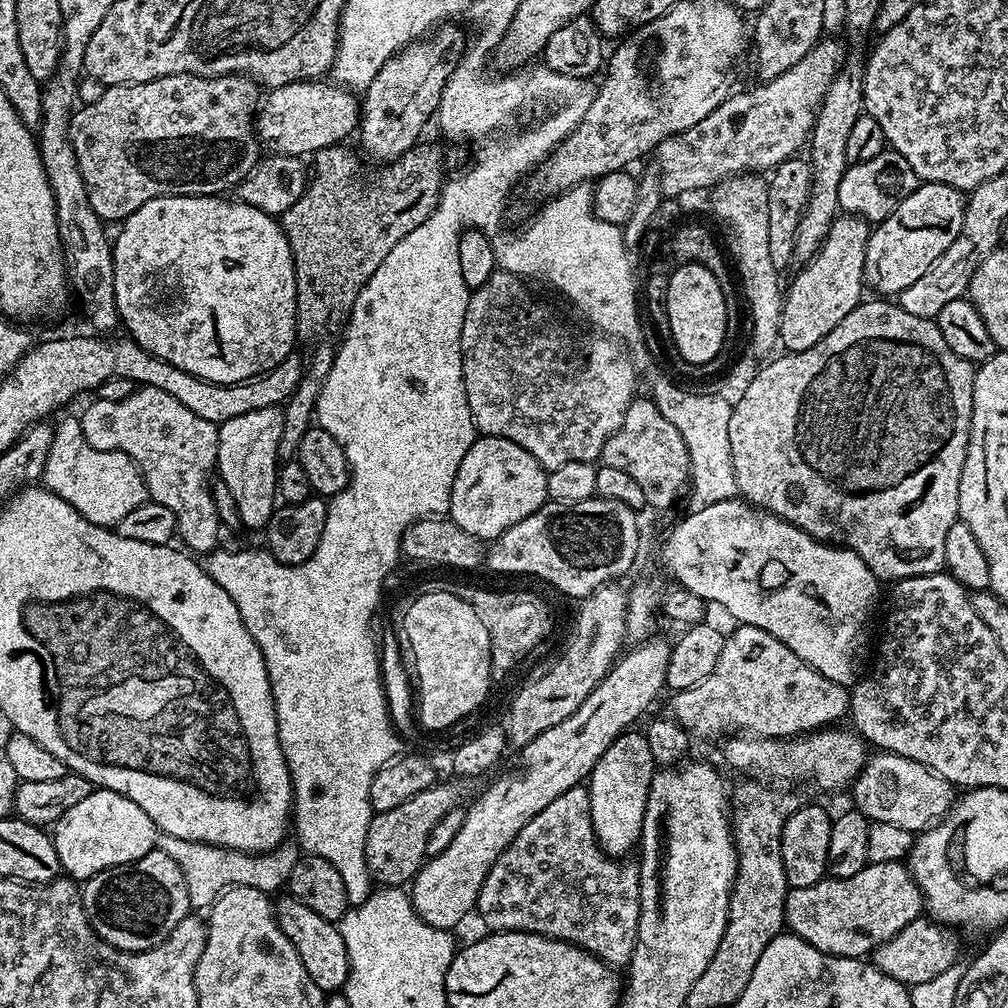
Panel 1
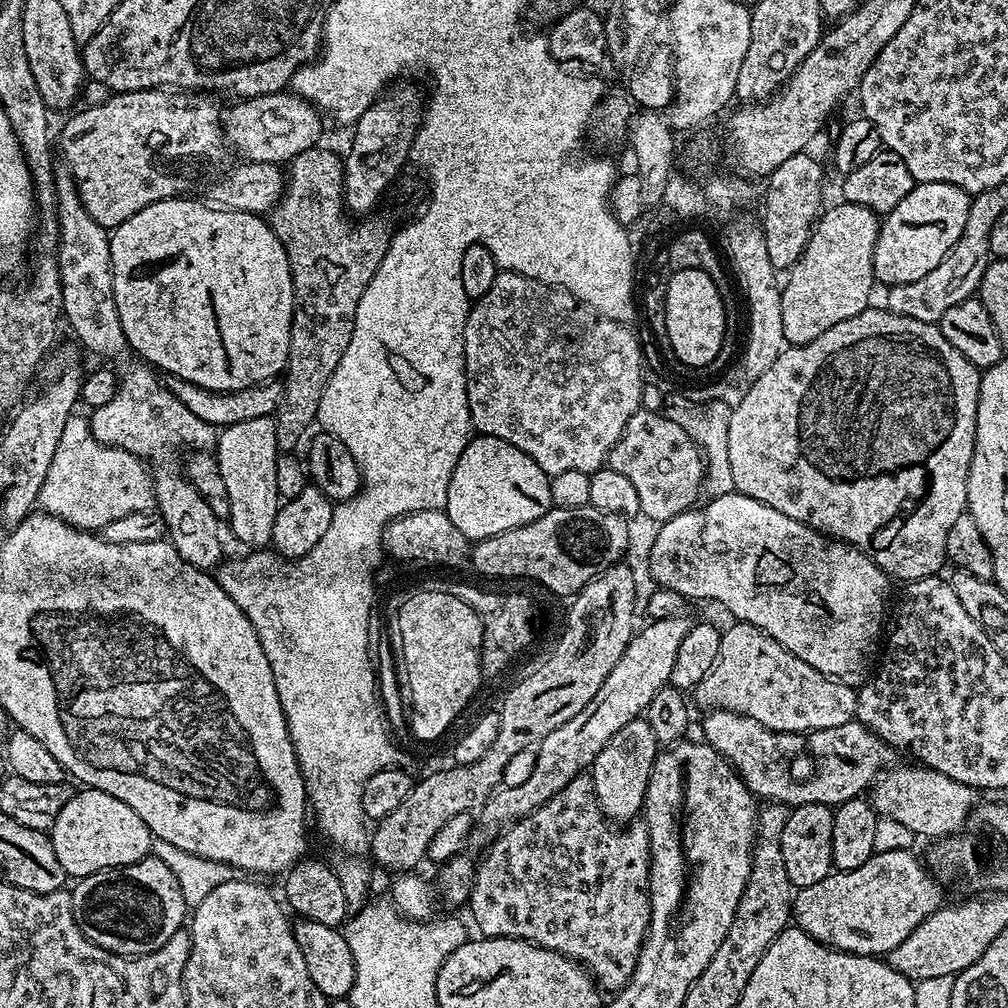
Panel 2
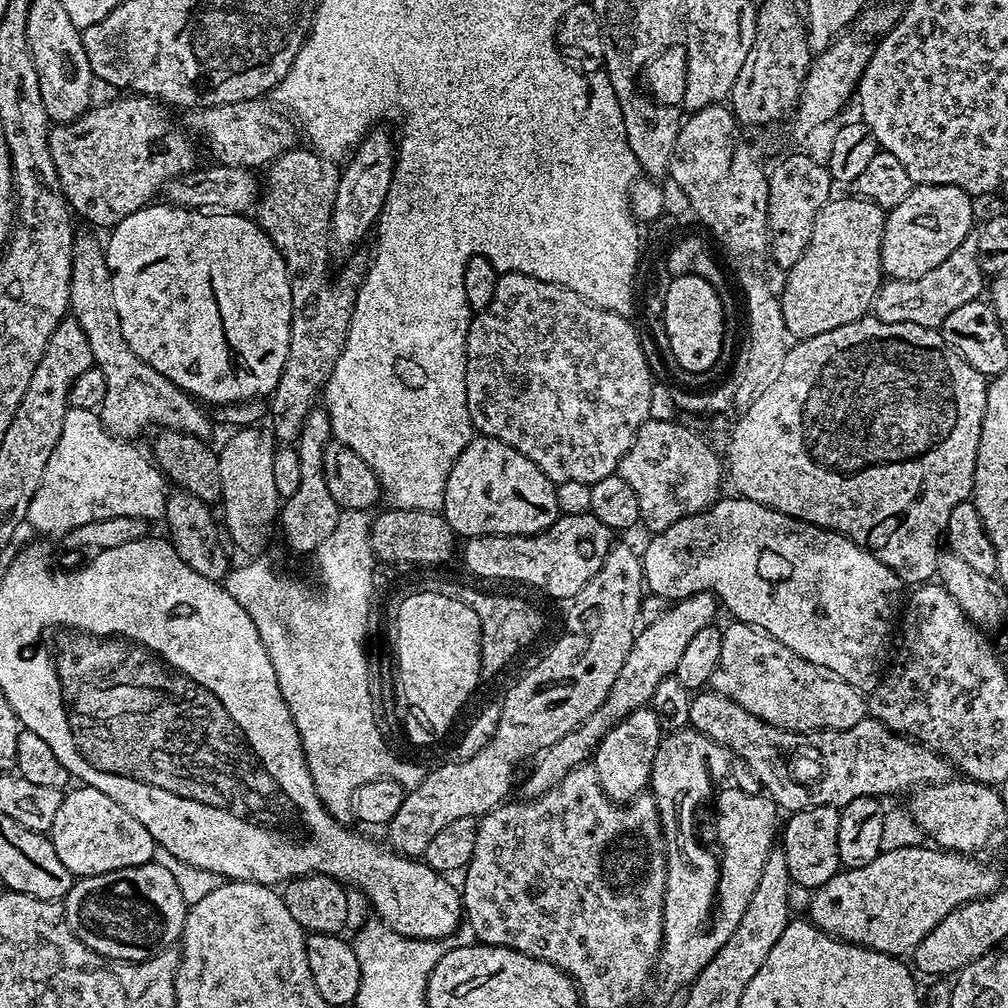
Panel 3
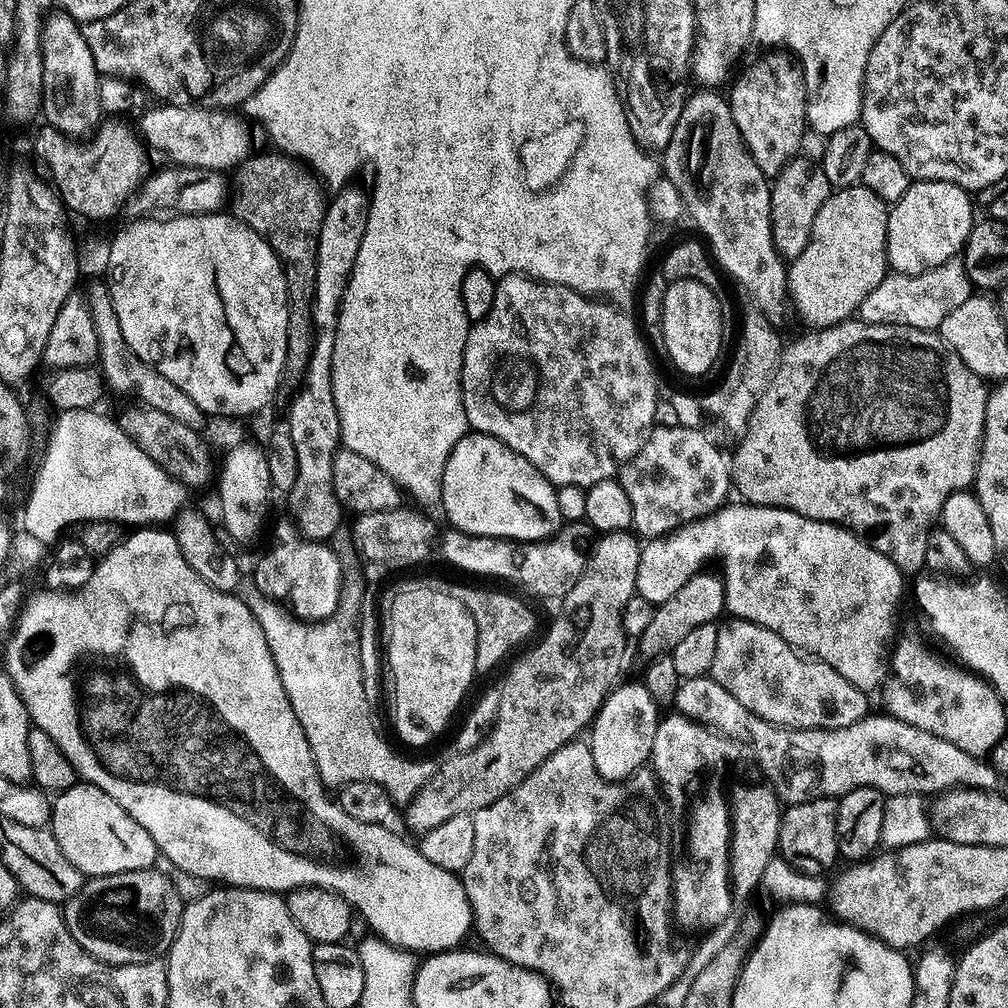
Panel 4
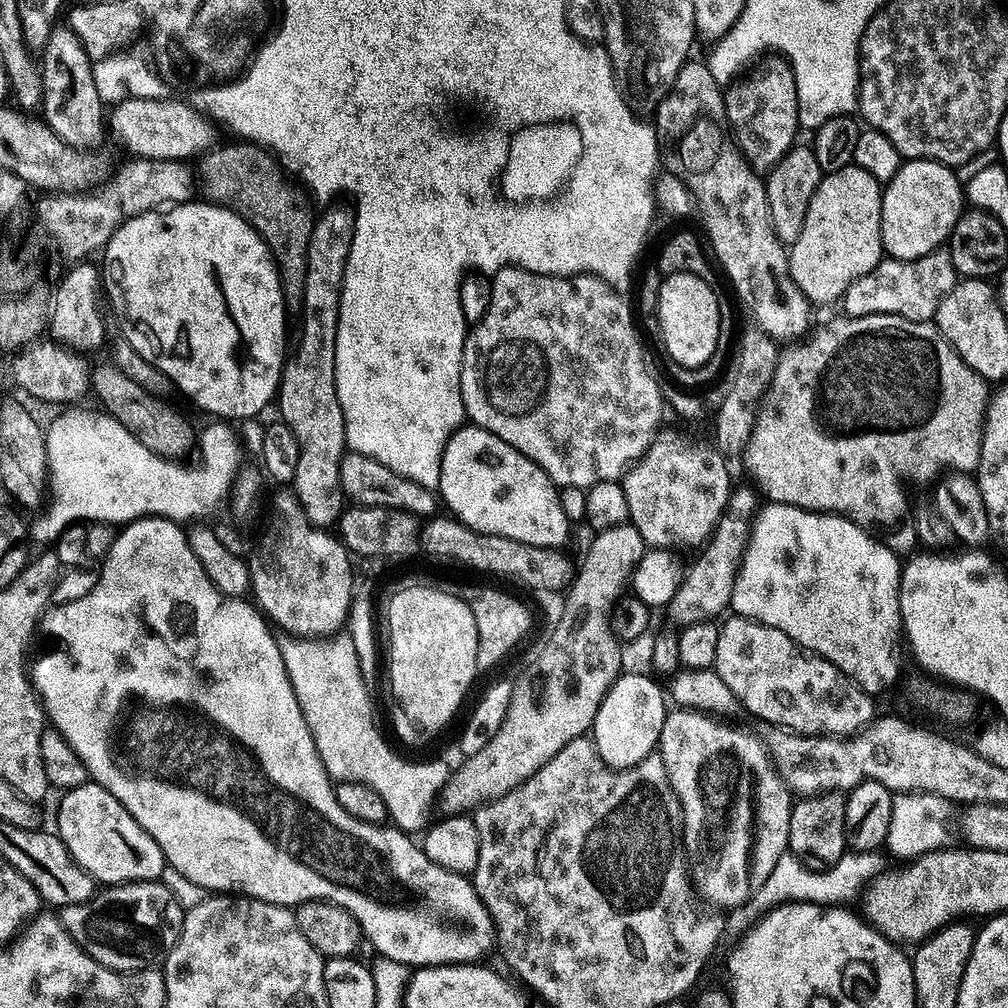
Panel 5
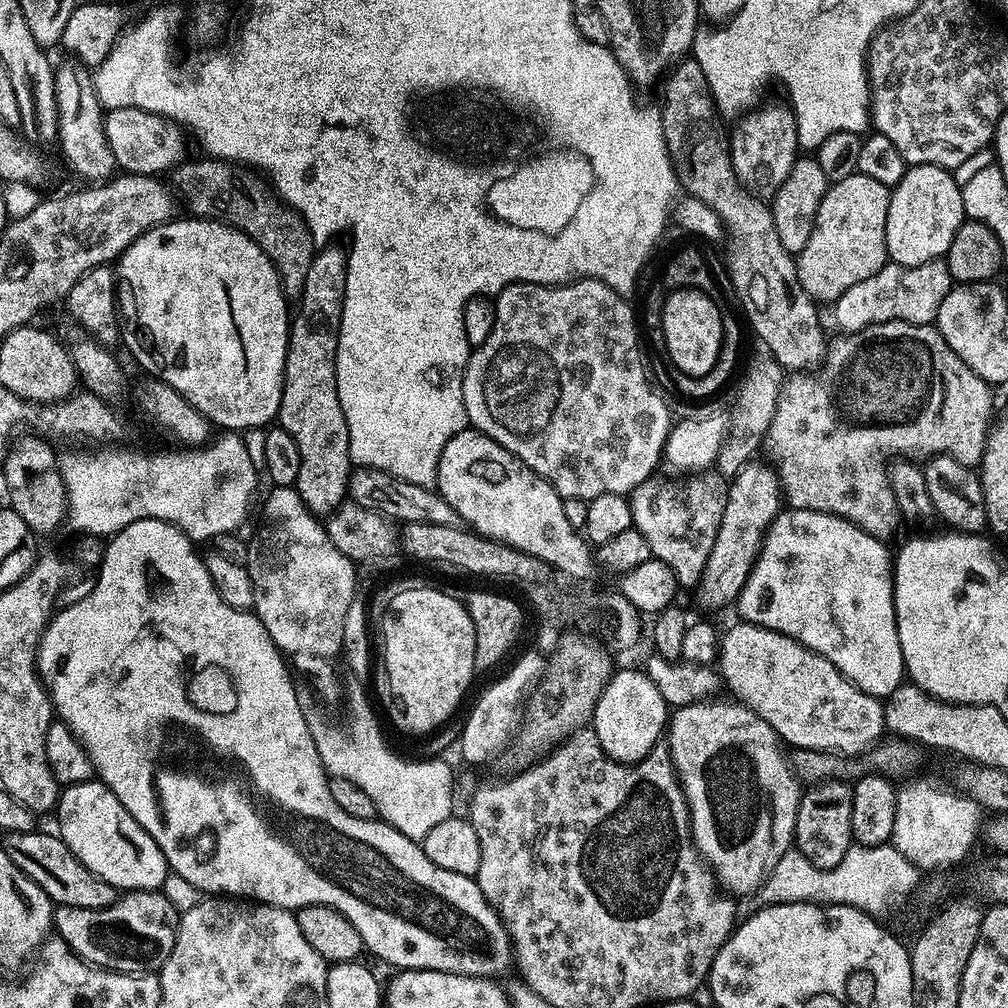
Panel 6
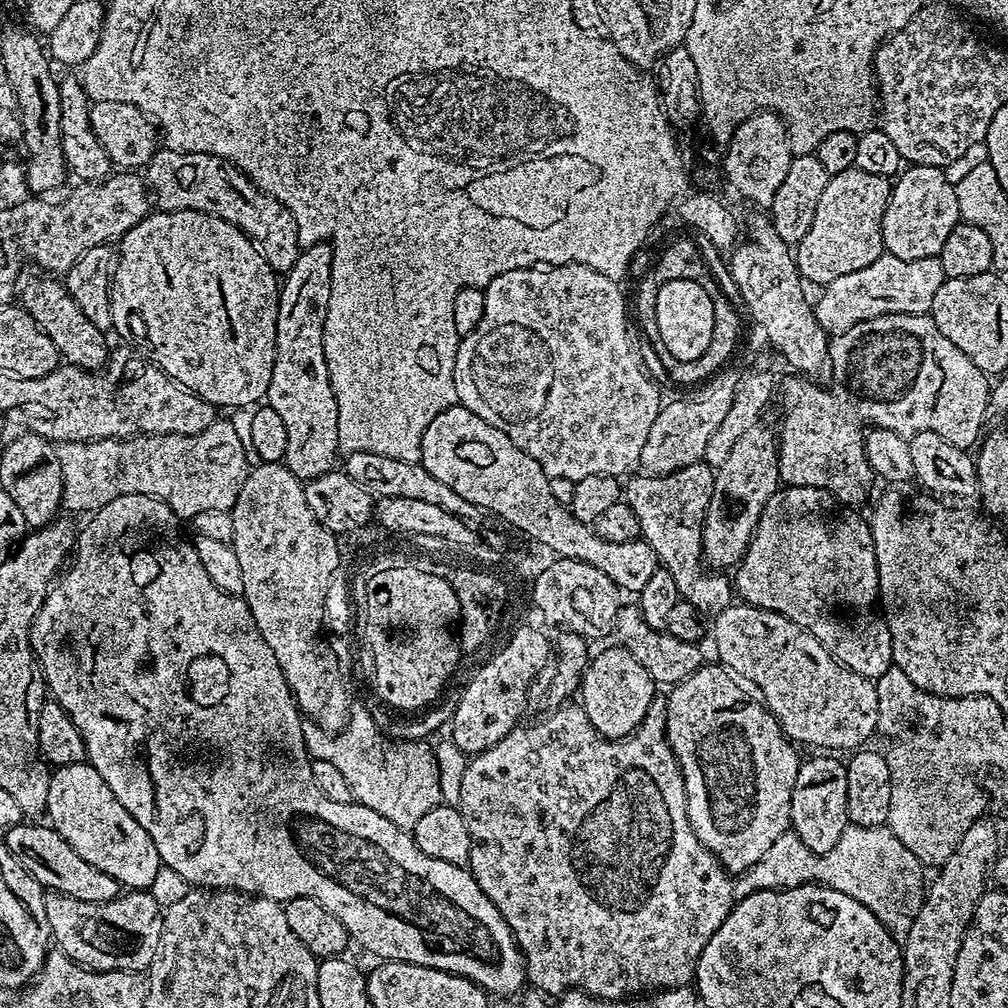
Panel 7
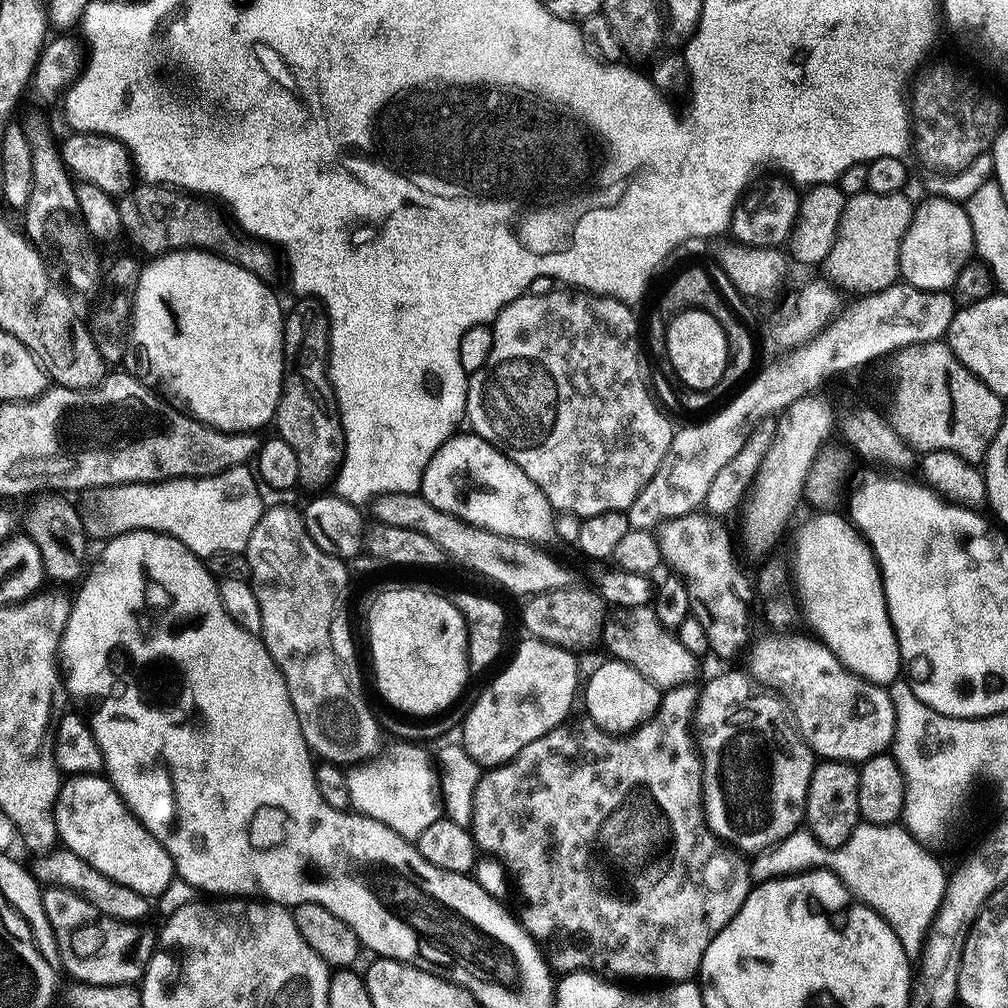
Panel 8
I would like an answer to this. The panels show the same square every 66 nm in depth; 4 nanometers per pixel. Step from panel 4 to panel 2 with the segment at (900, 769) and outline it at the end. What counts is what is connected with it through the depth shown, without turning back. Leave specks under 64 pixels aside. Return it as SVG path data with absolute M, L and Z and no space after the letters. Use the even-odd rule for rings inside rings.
M708 710L708 711L705 711L703 715L704 715L704 721L701 722L700 728L704 732L708 732L705 734L705 736L702 736L703 743L709 744L709 746L713 748L714 750L718 750L718 754L724 757L724 759L727 760L729 764L731 764L732 769L735 770L735 772L737 772L740 775L740 777L742 778L742 782L744 783L746 787L748 787L750 791L752 791L753 796L757 798L763 798L763 796L765 796L763 799L768 802L775 802L778 804L783 804L785 806L795 806L798 804L827 804L829 806L839 806L844 804L848 800L857 799L857 797L859 797L861 794L867 793L869 789L871 789L876 777L881 775L881 773L883 773L885 769L887 769L889 765L893 763L893 760L892 760L892 756L894 756L893 749L889 748L888 744L882 738L878 738L875 734L873 734L873 732L870 729L868 729L867 726L859 722L853 722L851 724L843 724L842 726L834 726L833 728L827 728L826 730L818 730L817 732L809 732L805 734L802 732L775 732L774 730L770 730L766 726L762 726L762 722L754 722L754 718L746 718L745 716L743 716L742 714L738 714L737 712L724 712L723 716L721 716L721 713L719 711ZM720 716L724 718L724 732L712 732L715 730L716 723L719 722Z

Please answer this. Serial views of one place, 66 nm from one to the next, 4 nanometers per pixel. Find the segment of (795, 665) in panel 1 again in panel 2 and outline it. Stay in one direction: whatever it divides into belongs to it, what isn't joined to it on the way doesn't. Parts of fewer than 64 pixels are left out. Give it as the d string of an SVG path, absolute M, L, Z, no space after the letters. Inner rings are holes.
M732 622L720 633L718 658L694 689L704 710L737 712L775 732L817 732L856 720L857 689L823 676L753 624Z

